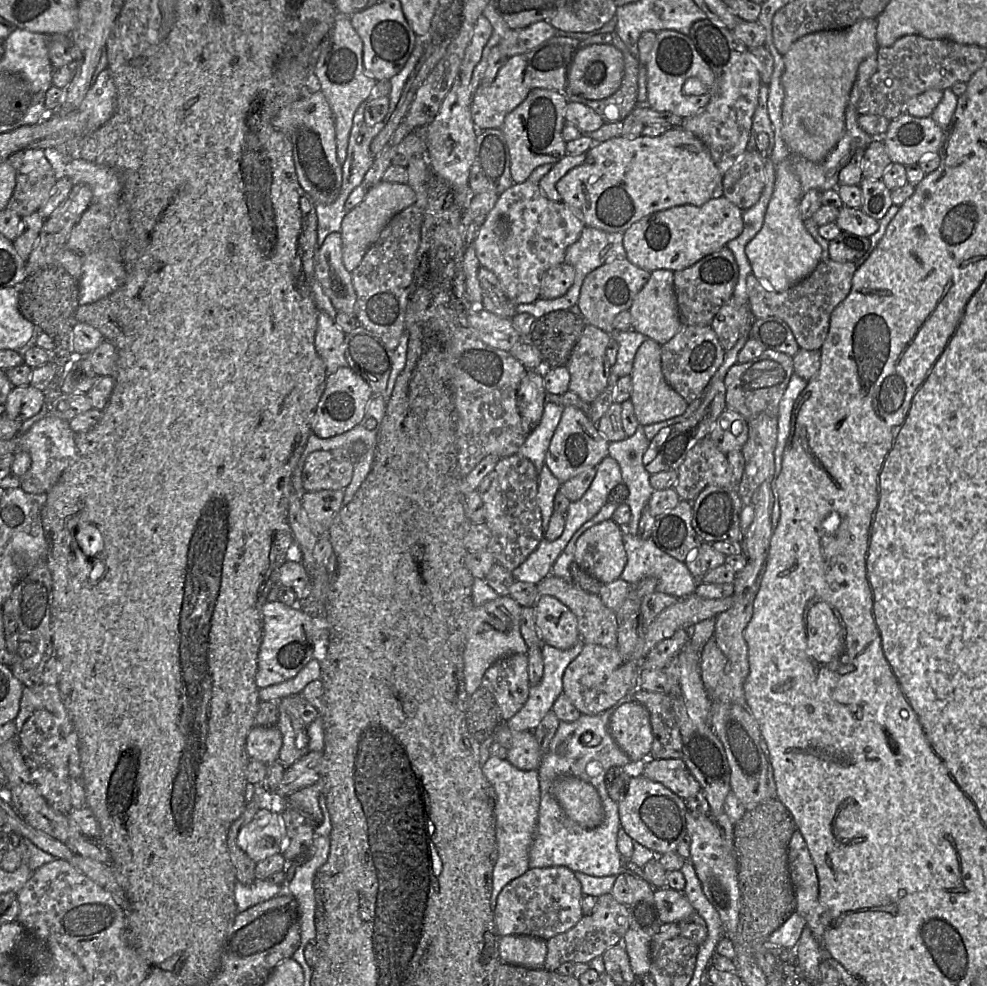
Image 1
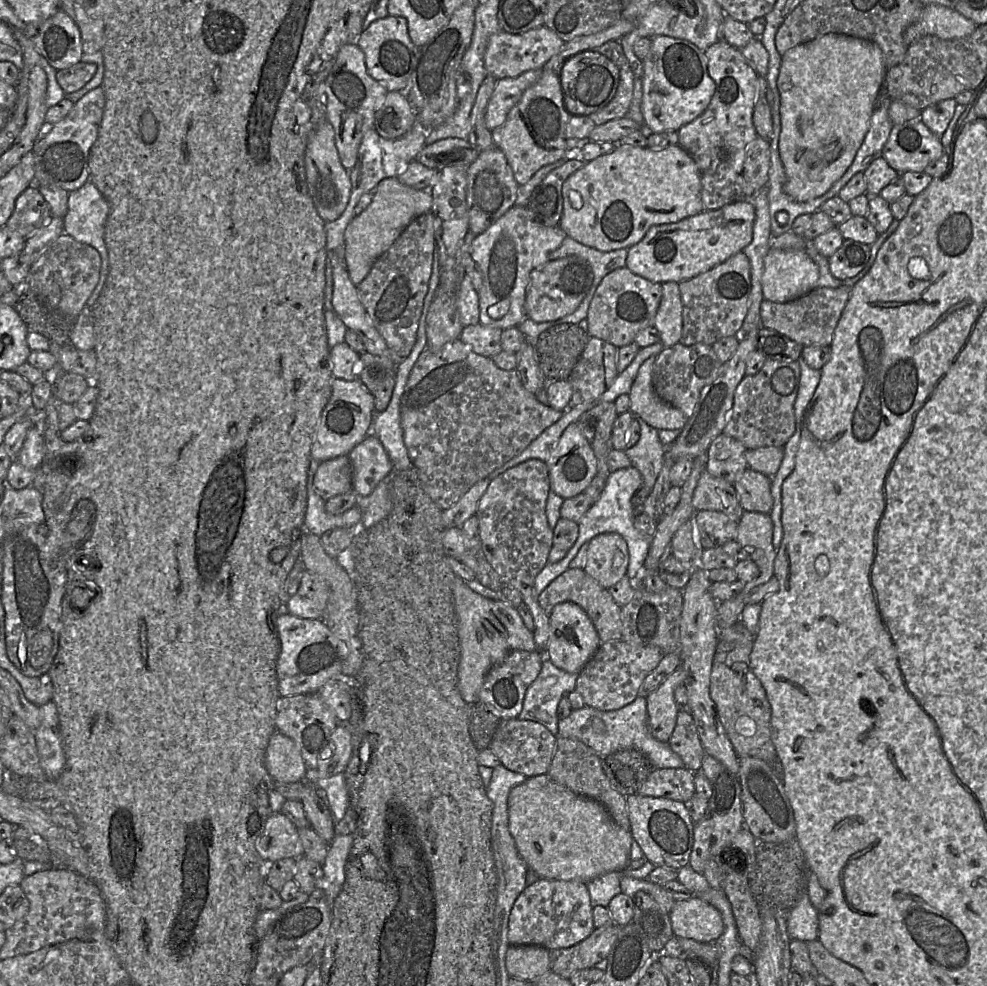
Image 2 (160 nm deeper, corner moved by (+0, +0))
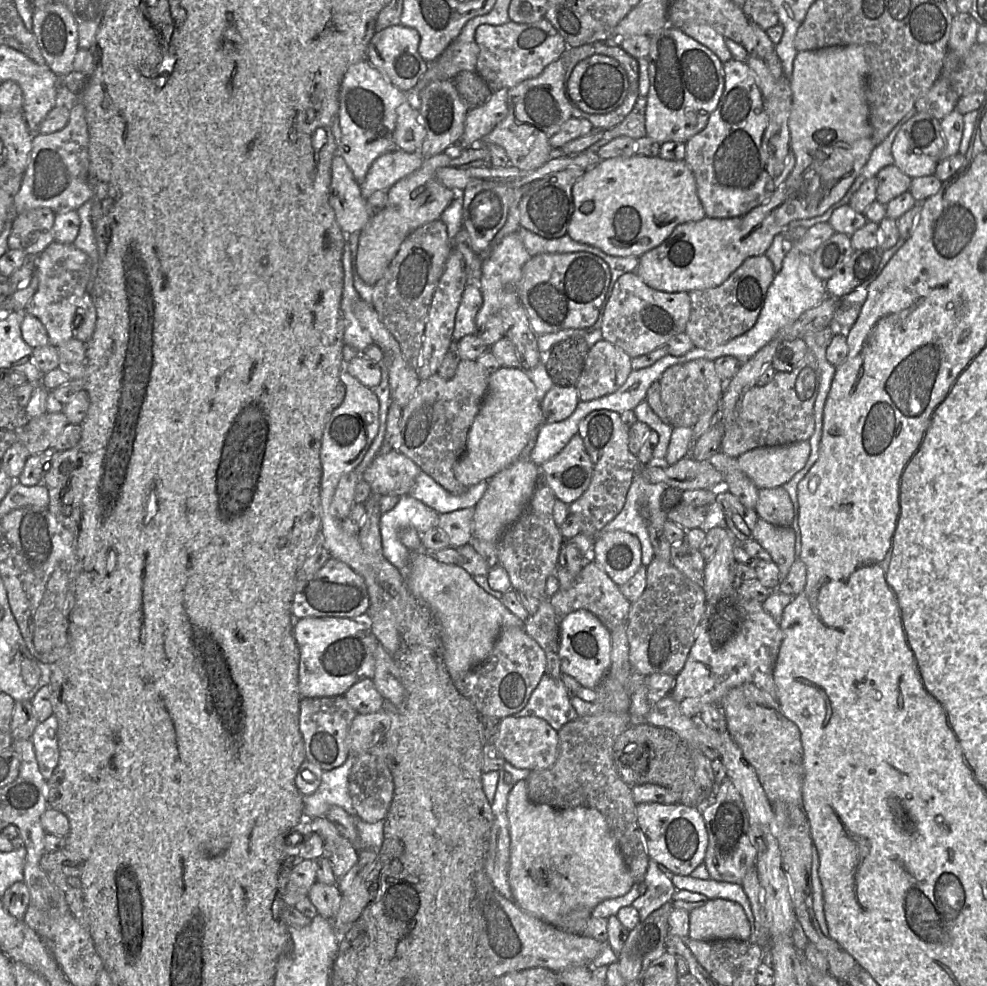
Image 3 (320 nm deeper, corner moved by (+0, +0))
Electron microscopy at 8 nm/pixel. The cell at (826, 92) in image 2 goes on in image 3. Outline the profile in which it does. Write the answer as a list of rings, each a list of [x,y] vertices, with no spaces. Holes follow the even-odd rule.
[[[860,45],[799,51],[790,78],[792,106],[788,119],[790,147],[795,165],[787,179],[776,188],[769,200],[743,216],[706,216],[700,221],[678,225],[659,246],[639,257],[635,270],[637,276],[649,287],[663,292],[691,292],[715,288],[724,283],[747,258],[765,255],[774,237],[783,233],[790,222],[821,216],[839,202],[862,171],[875,147],[866,98],[868,71],[868,62]]]

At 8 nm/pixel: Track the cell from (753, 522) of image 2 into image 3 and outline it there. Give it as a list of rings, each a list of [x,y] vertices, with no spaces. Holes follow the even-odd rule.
[[[759,517],[753,531],[756,540],[770,555],[779,568],[779,579],[783,581],[793,564],[796,536],[791,526],[779,526]]]

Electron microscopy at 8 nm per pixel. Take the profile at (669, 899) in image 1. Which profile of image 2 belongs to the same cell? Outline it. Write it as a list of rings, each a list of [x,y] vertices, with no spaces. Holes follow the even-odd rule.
[[[697,896],[675,901],[669,917],[676,937],[710,943],[716,942],[724,932],[721,913]]]

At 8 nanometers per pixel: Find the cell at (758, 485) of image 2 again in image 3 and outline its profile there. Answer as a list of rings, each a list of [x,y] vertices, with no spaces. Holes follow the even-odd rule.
[[[782,486],[759,489],[754,510],[758,517],[779,526],[791,526],[794,519],[792,500]]]

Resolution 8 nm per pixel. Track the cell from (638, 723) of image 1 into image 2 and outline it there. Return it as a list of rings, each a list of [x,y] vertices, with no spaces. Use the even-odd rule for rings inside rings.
[[[680,665],[657,690],[646,698],[649,729],[652,736],[662,742],[668,742],[676,726],[679,709],[674,692],[684,685],[687,672]]]

